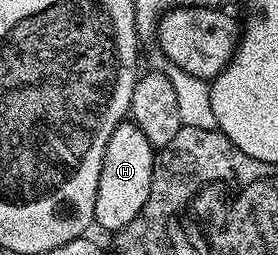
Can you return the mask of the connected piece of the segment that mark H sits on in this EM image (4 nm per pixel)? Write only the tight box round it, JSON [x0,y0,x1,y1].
[94,120,155,232]

